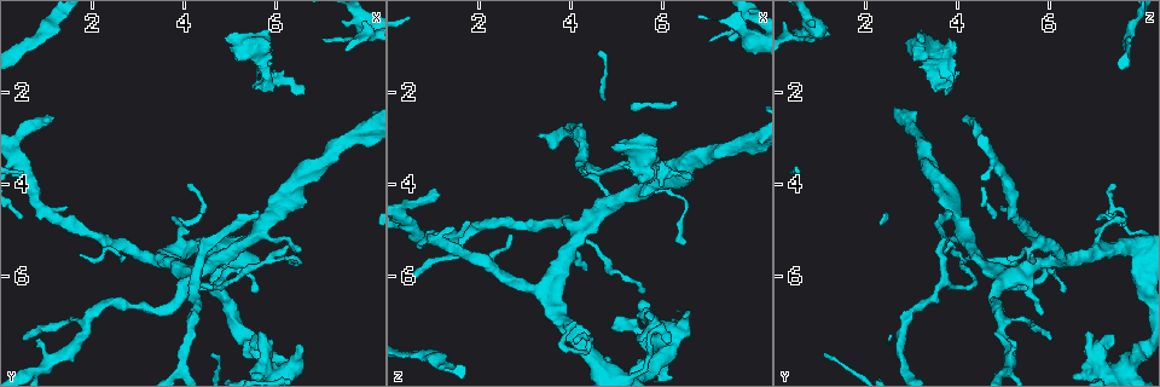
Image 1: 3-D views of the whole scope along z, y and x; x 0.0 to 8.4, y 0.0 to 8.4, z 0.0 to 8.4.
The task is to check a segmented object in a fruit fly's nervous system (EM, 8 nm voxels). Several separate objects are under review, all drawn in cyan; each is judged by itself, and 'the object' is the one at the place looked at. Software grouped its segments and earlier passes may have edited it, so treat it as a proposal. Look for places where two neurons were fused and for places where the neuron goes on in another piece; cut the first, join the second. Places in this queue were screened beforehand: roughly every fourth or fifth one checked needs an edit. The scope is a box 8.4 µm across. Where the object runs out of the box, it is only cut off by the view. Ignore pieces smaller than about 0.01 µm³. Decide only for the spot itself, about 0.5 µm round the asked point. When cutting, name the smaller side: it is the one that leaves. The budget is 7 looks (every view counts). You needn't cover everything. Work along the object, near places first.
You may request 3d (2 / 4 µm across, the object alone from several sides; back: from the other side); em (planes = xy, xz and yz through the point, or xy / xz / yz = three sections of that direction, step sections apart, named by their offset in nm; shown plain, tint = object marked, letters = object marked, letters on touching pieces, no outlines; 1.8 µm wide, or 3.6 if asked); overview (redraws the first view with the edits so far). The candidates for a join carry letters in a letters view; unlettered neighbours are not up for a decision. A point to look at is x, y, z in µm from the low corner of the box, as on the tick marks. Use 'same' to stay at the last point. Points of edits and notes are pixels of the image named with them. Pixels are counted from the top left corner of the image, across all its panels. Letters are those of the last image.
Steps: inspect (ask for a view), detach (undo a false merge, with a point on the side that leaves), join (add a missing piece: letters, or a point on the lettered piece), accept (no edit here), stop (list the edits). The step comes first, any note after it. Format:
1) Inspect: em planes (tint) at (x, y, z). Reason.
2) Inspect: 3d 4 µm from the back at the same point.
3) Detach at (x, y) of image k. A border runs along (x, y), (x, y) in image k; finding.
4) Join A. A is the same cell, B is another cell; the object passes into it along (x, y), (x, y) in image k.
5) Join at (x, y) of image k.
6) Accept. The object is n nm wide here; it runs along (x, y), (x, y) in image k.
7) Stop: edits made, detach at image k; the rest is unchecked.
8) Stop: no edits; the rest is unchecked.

Inspect: 3d 2 µm at (5.80, 7.80, 7.00). Three arms meet.

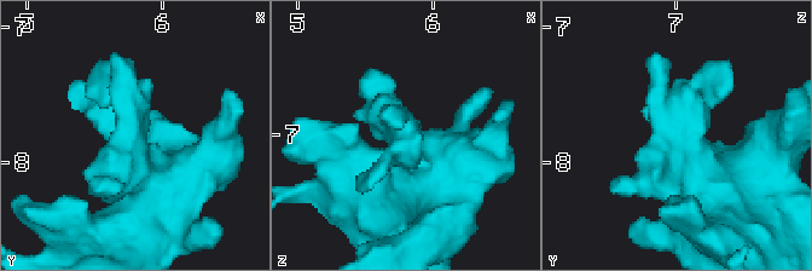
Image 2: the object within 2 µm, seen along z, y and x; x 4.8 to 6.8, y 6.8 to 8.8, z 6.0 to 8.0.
Inspect: em planes (tint) at (5.78, 7.84, 7.04). Shape alone is not enough.

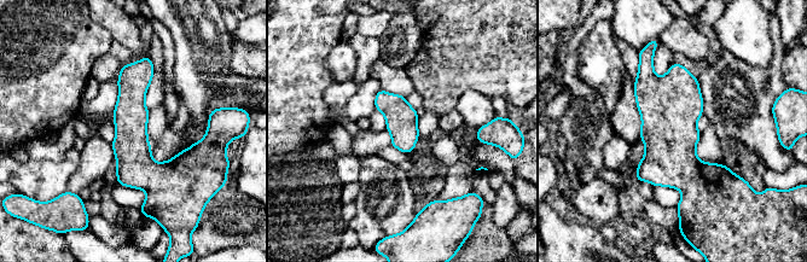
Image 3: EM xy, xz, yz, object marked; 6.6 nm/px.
Inspect: em planes (letters) at the same point.

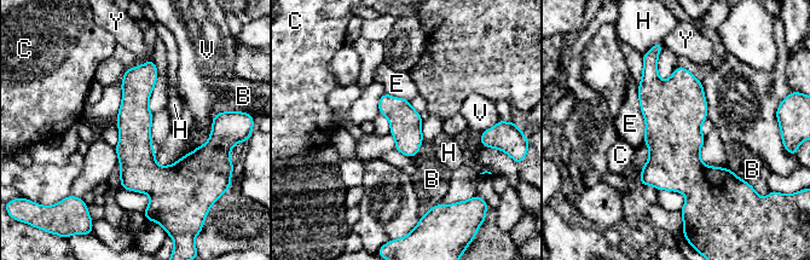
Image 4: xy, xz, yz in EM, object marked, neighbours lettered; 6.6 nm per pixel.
Accept. B, C, E, H, V and Y are other cells; it runs along (129, 71), (134, 149), (157, 172), (206, 150) in image 4; one neuron here.

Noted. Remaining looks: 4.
Inspect: em yz step 4 (plain) at (6.50, 5.75, 5.35). An open end.

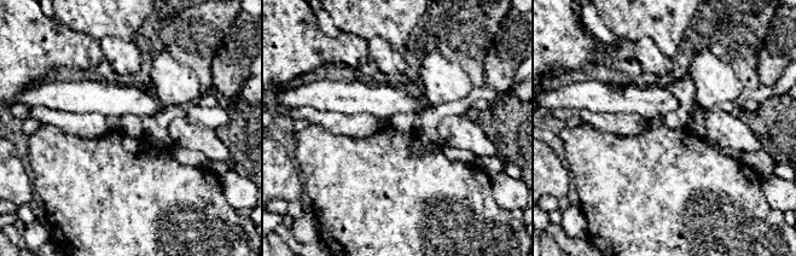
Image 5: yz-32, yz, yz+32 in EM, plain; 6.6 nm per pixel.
Inspect: em yz step 4 (letters) at the same point. See the neighbours.

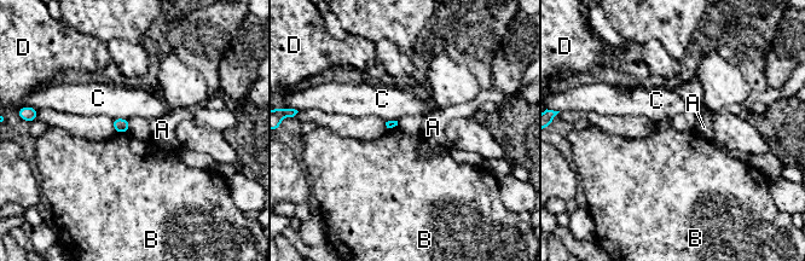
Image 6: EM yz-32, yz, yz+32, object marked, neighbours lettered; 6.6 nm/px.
Accept. A, B, C and D are other cells; a border runs along (128, 129), (116, 133) in image 6; none of them fits.

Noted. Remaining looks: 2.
Stop: no edits; the rest is unchecked.

